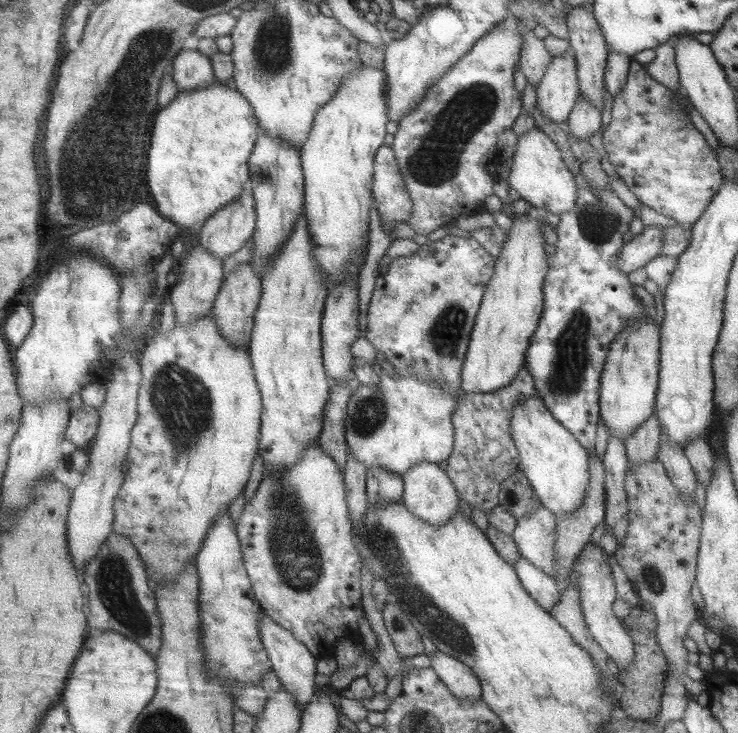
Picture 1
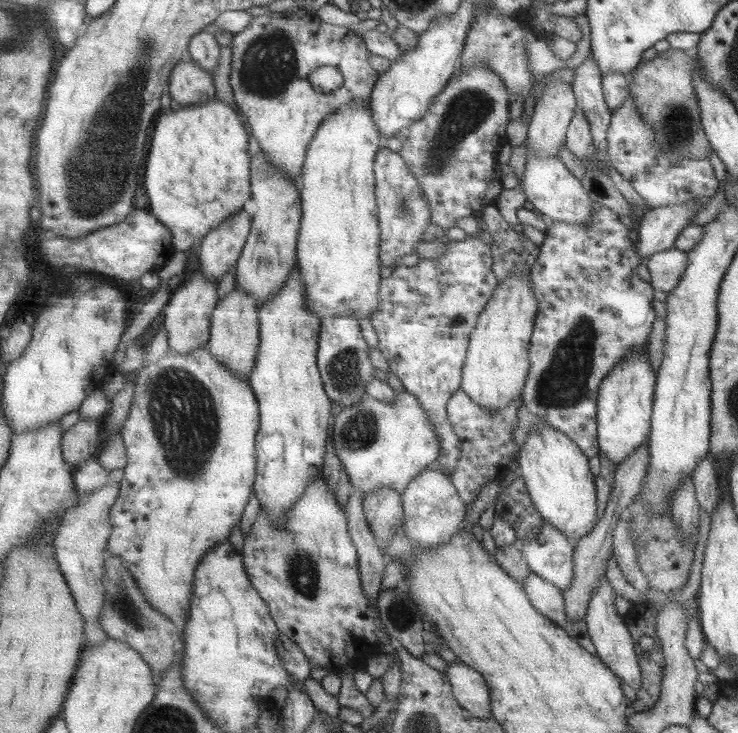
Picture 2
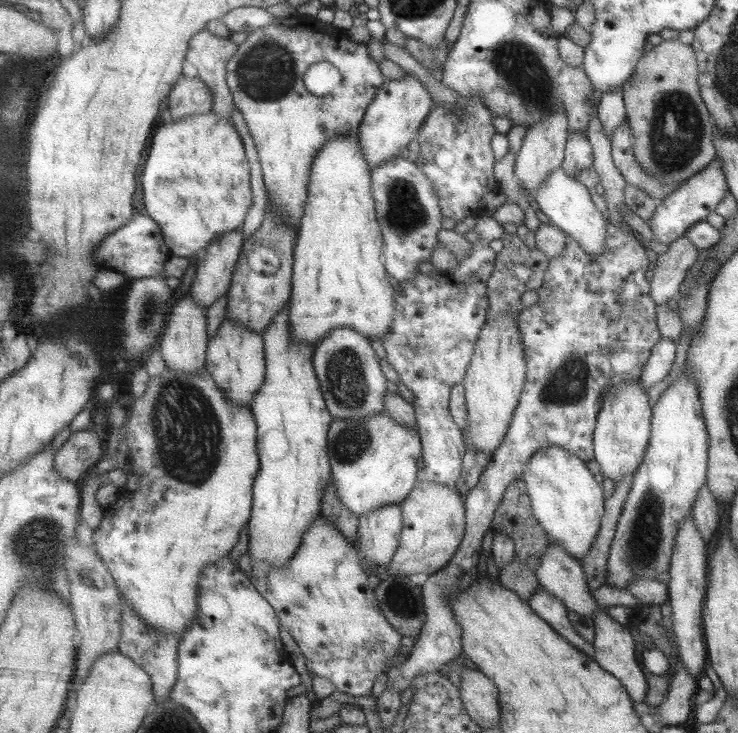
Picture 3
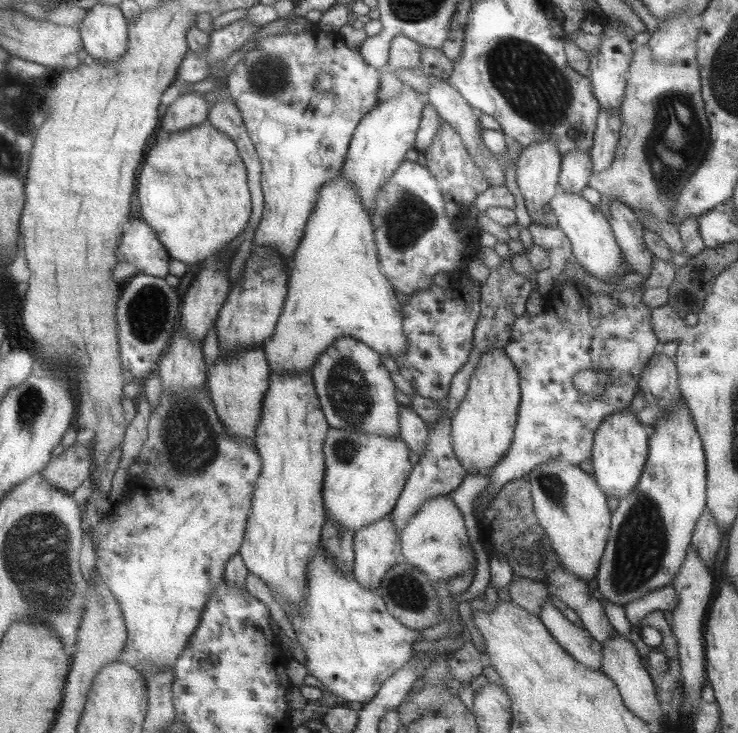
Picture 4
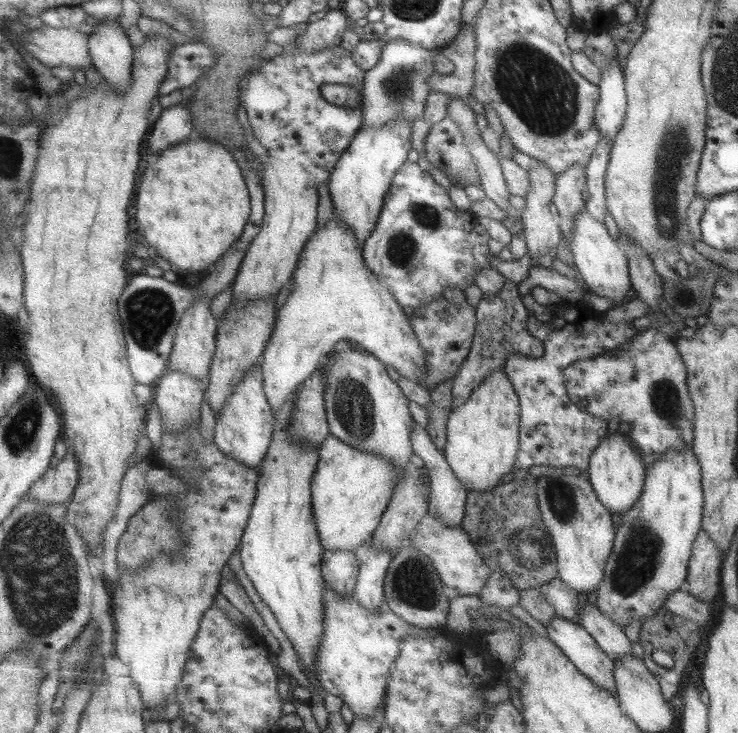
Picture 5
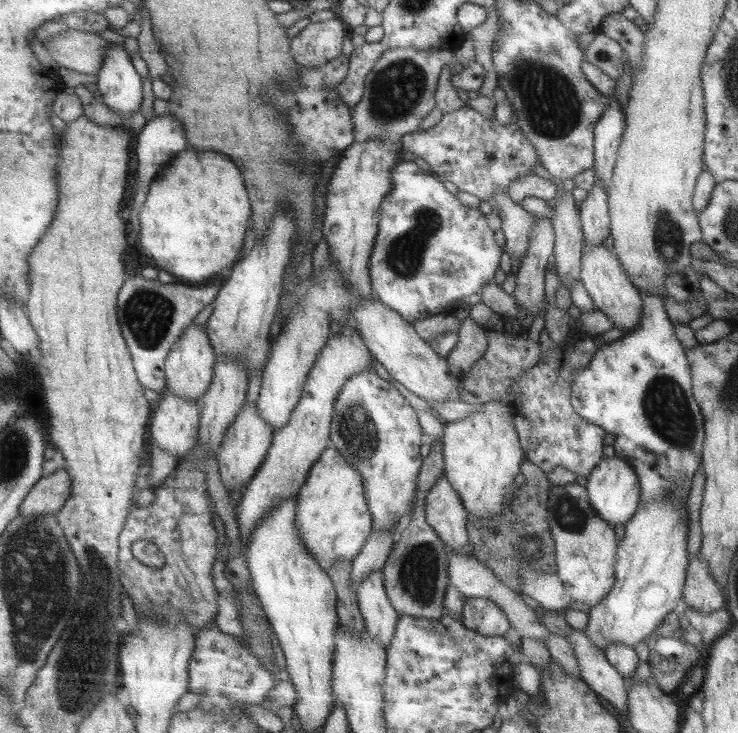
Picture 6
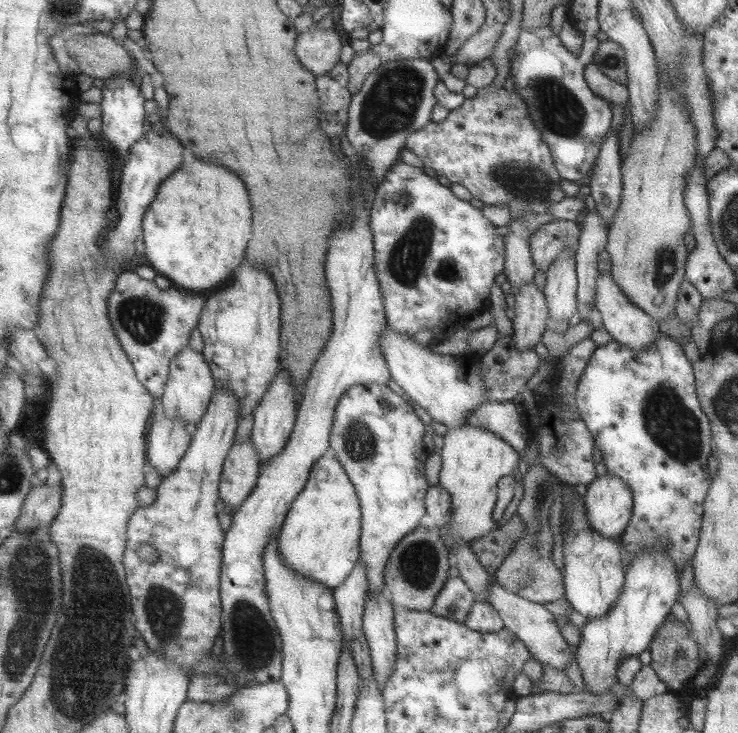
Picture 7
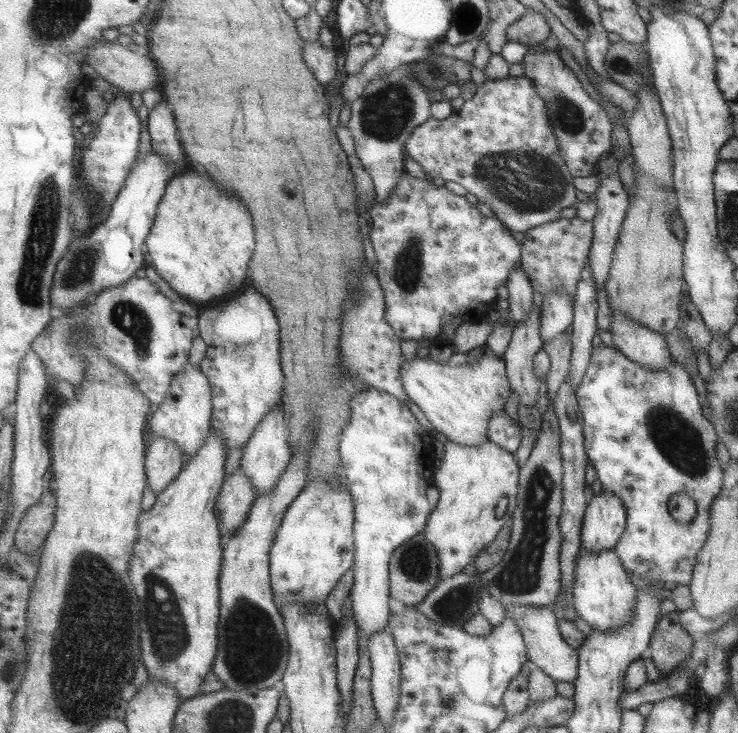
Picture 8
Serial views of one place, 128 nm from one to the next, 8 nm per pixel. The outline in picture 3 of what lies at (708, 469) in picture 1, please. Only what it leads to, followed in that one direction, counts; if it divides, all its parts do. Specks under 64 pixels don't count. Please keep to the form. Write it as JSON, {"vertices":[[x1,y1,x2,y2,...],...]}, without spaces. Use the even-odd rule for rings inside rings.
{"vertices":[[706,483,699,489,695,502,693,503,690,517,697,527,698,535,707,544,715,538,716,530,719,528,720,507,712,494,707,490]]}

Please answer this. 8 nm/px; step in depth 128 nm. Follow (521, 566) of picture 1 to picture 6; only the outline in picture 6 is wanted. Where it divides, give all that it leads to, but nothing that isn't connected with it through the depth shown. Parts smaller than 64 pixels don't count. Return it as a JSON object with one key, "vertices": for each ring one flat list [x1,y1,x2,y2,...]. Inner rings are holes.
{"vertices":[[572,629,565,639,571,644,575,654,581,680,593,692,612,704,618,714,627,716,629,684,627,684,626,678,609,664,603,651,589,642,583,630]]}

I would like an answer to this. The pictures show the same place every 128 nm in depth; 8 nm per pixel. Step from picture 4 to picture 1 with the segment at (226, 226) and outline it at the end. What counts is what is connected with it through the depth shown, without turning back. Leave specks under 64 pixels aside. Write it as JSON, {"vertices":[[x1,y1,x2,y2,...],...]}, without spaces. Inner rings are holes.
{"vertices":[[214,82,207,88,181,92,171,105,156,114,148,169,150,200,158,211,183,230,205,225,228,204,241,198,250,186,250,158,259,140,260,124,251,103,232,85]]}

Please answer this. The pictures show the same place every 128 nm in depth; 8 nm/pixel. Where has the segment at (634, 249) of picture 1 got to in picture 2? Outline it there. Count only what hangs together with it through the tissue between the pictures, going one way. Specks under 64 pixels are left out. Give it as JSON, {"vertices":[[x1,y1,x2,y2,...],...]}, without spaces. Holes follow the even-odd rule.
{"vertices":[[687,203,647,208,638,223,636,251,647,258,654,252,661,252,674,246,677,235,691,223,698,208]]}

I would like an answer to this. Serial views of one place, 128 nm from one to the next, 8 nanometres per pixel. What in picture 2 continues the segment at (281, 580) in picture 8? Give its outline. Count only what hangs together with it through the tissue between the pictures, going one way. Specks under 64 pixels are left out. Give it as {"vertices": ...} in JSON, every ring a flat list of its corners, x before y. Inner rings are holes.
{"vertices":[[405,390,402,393,396,392,393,402,381,402,366,396,363,402,344,408,334,417,332,431,336,455,341,459,343,468,346,468,353,486,365,496,370,490,376,490,380,486,388,486,401,494,425,465,437,458,441,450,435,431,419,406,418,399]]}

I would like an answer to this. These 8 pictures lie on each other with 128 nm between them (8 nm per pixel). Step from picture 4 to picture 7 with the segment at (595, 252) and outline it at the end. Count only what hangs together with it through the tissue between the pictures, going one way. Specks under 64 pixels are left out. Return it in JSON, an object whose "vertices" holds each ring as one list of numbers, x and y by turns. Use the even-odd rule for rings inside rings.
{"vertices":[[610,271,605,275,598,273,594,306,601,316,602,327,605,328,605,332,609,333,612,341,619,343,625,349,631,349,631,351,649,349,655,343,655,339,659,337,659,322,637,309,635,304,629,302,621,289,611,280]]}

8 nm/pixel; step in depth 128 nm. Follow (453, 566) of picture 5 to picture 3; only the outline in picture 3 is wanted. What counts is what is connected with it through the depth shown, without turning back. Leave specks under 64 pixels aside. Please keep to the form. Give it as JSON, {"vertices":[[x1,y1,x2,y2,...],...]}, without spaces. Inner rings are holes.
{"vertices":[[416,484,399,503,402,527,397,550,388,564,389,576,407,576,409,582,421,587,425,580,453,558,465,528,464,499,455,489,442,484]]}

